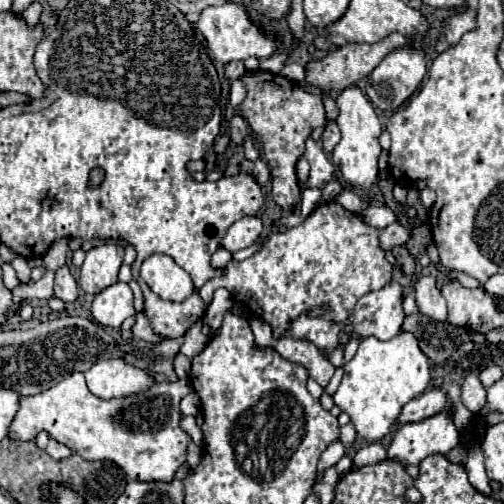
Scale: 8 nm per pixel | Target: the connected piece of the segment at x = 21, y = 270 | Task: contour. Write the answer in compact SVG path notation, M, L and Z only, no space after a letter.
M16 256L16 258L14 258L10 264L12 264L12 268L16 270L18 280L30 280L30 266L28 266L28 262L26 262L24 258Z

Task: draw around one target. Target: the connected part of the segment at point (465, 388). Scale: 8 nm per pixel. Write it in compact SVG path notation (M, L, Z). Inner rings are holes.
M468 374L462 384L462 404L472 414L478 414L482 410L482 406L486 404L486 390L480 384L478 376L474 376L474 374Z

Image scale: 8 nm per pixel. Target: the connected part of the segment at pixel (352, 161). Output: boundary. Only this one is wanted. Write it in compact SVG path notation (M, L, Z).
M356 86L346 88L338 96L336 104L340 108L340 116L336 118L336 124L342 132L342 140L334 148L332 158L336 158L336 164L338 164L340 174L342 174L340 186L342 188L350 186L350 188L360 188L364 192L370 192L372 186L378 182L378 156L382 152L382 148L378 144L378 136L382 132L382 124L372 108L368 96Z

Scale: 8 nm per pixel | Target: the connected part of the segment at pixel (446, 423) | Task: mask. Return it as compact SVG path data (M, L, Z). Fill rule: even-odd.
M436 414L422 422L410 422L398 428L390 446L388 460L398 460L412 478L418 478L422 458L430 454L448 454L460 444L460 434L446 414Z

